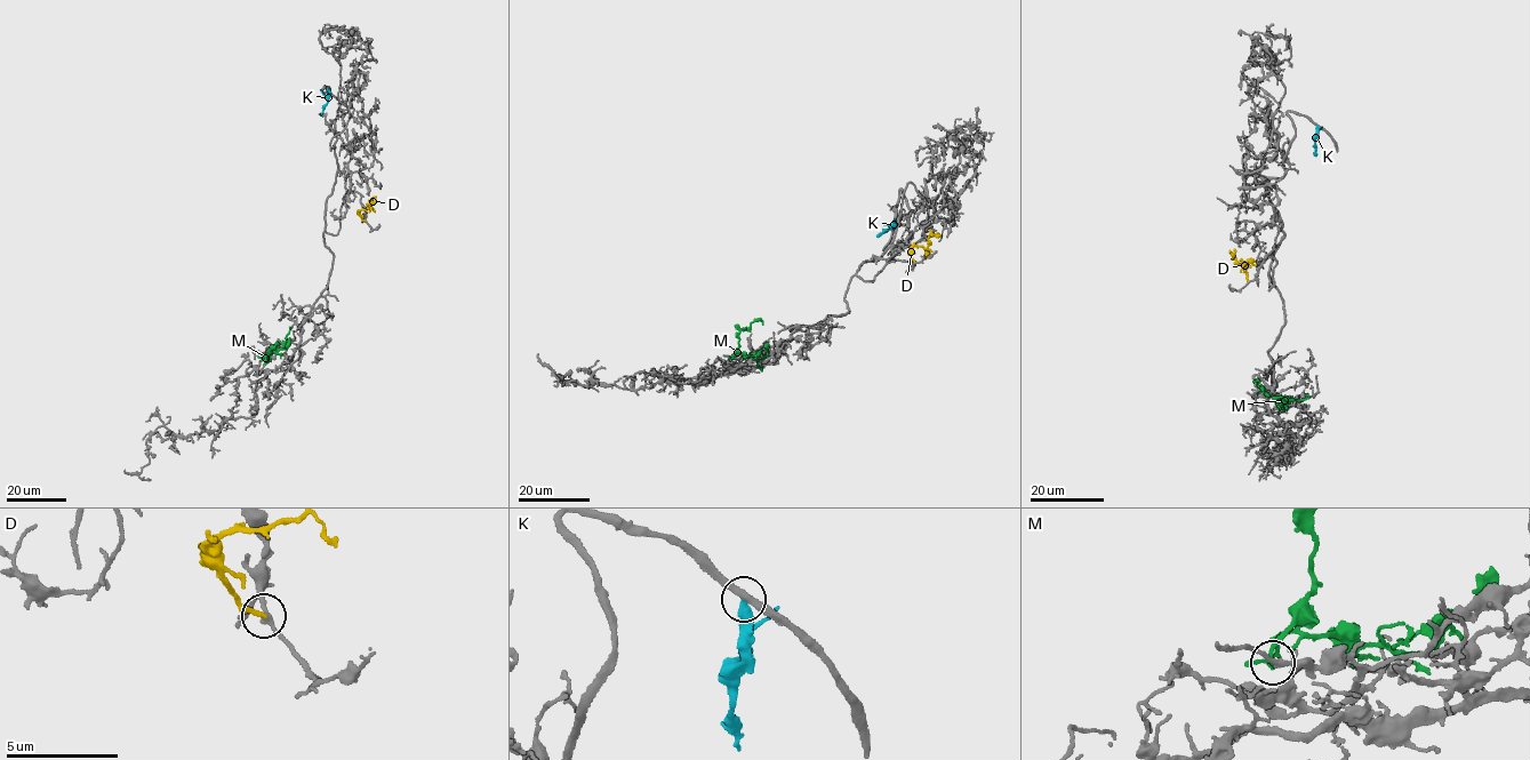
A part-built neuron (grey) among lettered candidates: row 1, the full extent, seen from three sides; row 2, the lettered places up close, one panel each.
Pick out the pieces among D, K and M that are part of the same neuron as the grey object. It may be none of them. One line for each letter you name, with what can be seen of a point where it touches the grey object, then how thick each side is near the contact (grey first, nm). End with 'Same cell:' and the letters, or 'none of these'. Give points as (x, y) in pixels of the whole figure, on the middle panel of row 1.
D: meets grey at (914, 261); 240 nm thick on the grey side, 190 nm on the other
Same cell: D

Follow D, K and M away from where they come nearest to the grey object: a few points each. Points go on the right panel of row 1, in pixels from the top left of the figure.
D: (1247, 280), (1244, 262), (1239, 263), (1234, 250)
K: (1316, 126), (1316, 154)
M: (1284, 410), (1279, 405), (1286, 404), (1286, 399), (1303, 400), (1308, 397), (1305, 396)

